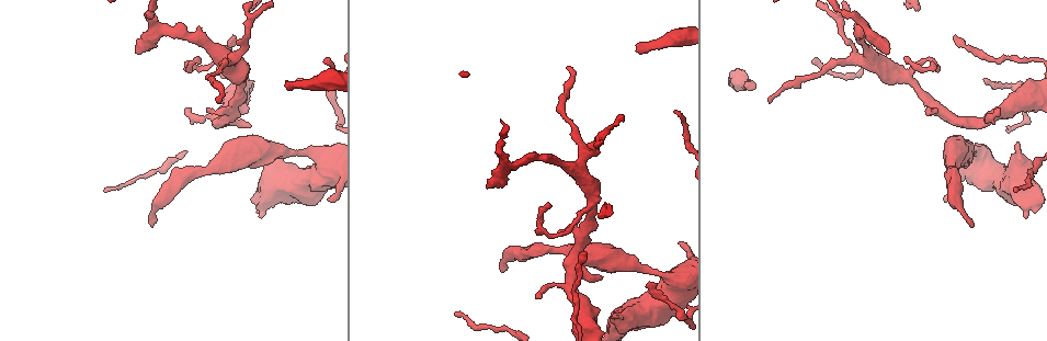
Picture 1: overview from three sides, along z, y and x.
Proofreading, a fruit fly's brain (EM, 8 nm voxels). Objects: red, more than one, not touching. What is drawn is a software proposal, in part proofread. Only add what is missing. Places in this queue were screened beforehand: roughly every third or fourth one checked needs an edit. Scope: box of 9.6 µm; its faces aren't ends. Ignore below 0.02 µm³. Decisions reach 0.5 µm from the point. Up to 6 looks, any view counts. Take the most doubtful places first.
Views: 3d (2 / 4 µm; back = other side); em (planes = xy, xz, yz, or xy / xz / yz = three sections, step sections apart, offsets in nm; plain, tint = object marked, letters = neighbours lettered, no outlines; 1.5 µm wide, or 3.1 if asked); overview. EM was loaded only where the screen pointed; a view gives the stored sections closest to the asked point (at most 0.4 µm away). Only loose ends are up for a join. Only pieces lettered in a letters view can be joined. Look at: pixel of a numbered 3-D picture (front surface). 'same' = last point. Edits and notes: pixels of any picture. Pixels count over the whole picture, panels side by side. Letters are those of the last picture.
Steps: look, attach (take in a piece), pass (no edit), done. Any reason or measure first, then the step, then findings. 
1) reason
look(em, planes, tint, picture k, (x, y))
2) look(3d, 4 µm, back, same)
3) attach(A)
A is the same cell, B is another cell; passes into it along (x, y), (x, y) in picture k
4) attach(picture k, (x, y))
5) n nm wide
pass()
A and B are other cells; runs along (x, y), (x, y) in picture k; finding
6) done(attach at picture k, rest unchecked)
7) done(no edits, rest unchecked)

an open end
look(em, planes, letters, picture 1, (751, 90))

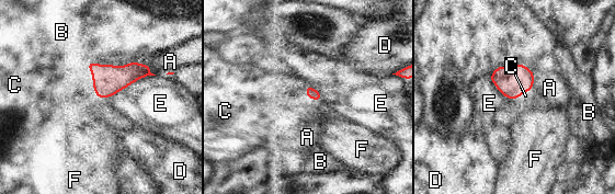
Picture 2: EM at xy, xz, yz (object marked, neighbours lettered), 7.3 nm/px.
attach(C)
C is the same cell, A, B, D, E and F are other cells; passes into it along (107, 79), (93, 80), (61, 92) in picture 2; it goes on there

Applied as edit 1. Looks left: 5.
look(3d, 4 µm, picture 1, (504, 268))

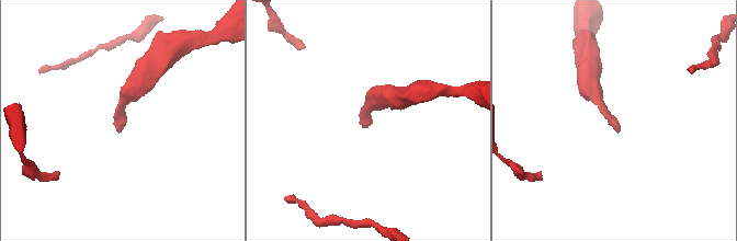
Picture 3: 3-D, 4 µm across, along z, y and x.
look(em, xz, step 4, letters, picture 3, (616, 131))

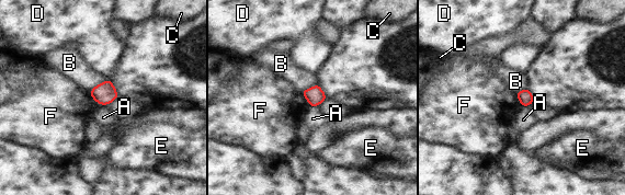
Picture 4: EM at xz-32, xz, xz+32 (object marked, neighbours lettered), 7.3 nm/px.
B touches over 170 nm
pass()
A, B, C, D, E and F are other cells; border along (106, 79), (89, 92) in picture 4; none of them fits

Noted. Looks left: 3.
an open end
look(3d, 2 µm, back, picture 1, (206, 110))

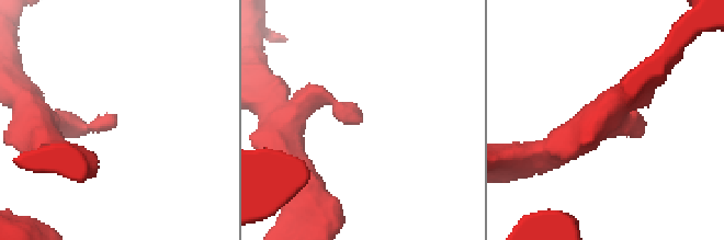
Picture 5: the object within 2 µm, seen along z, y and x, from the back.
need the tissue
look(em, planes, letters, picture 5, (360, 122))

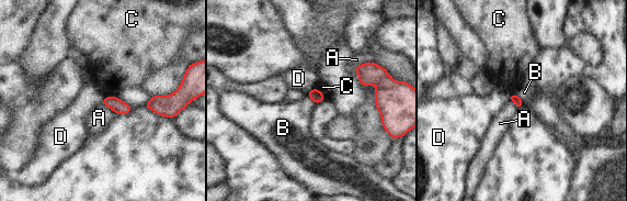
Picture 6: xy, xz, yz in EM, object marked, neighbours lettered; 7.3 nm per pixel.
pass()
A, B, C and D are other cells; border along (515, 93), (524, 104) in picture 6; none of them fits

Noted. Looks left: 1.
done(attach at picture 2, rest unchecked)

